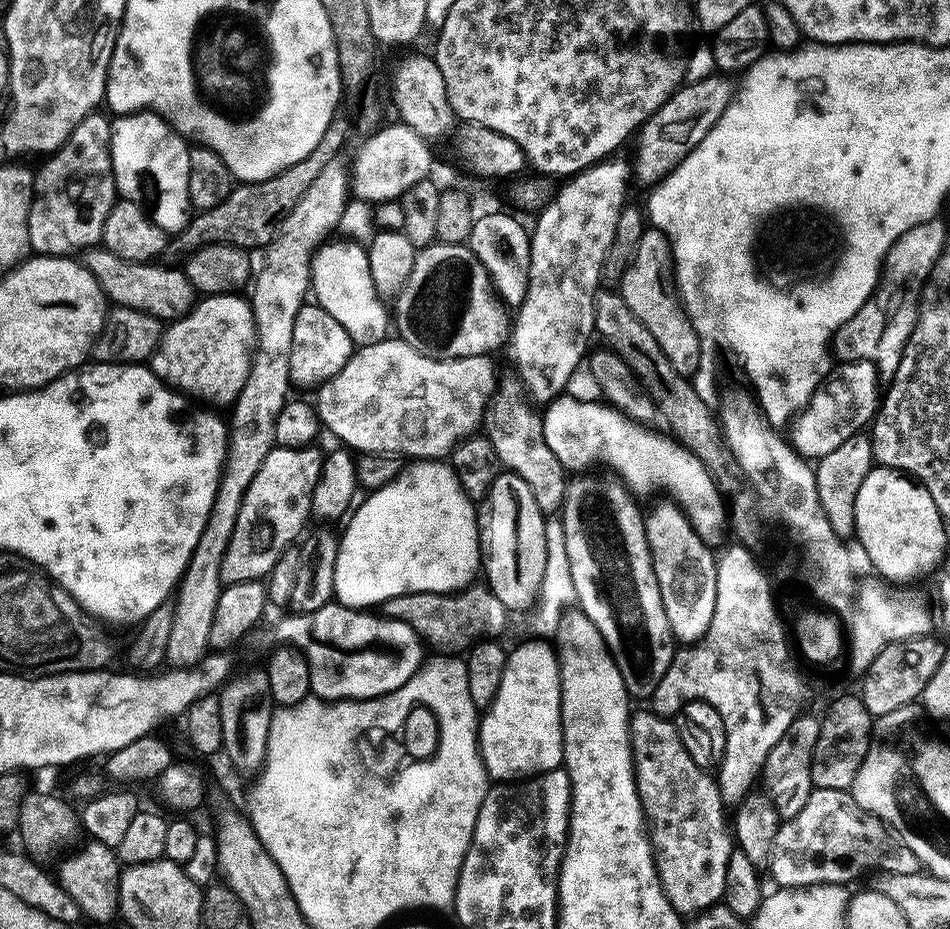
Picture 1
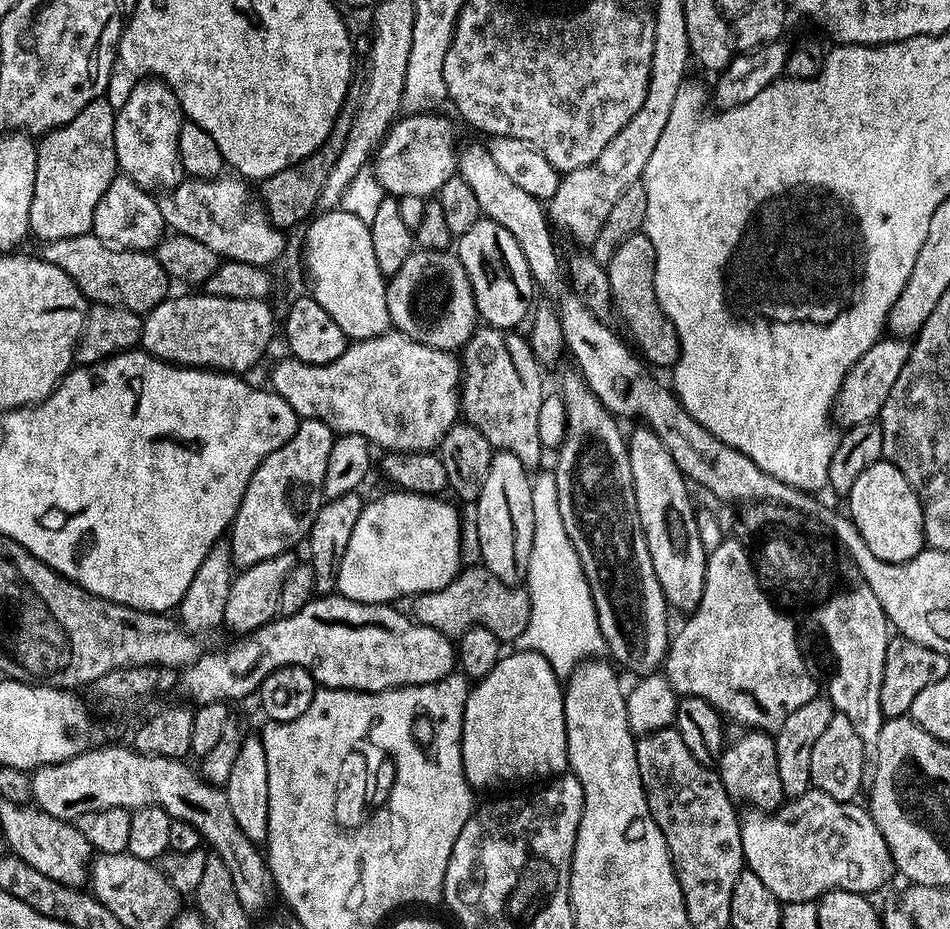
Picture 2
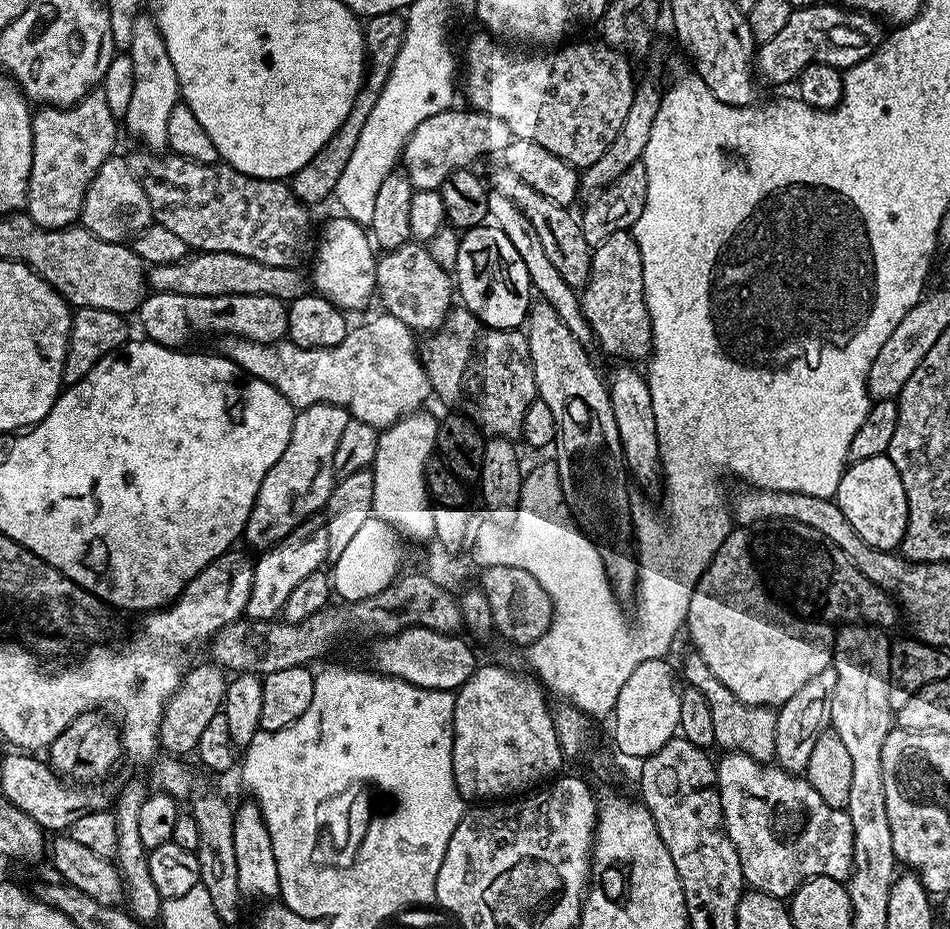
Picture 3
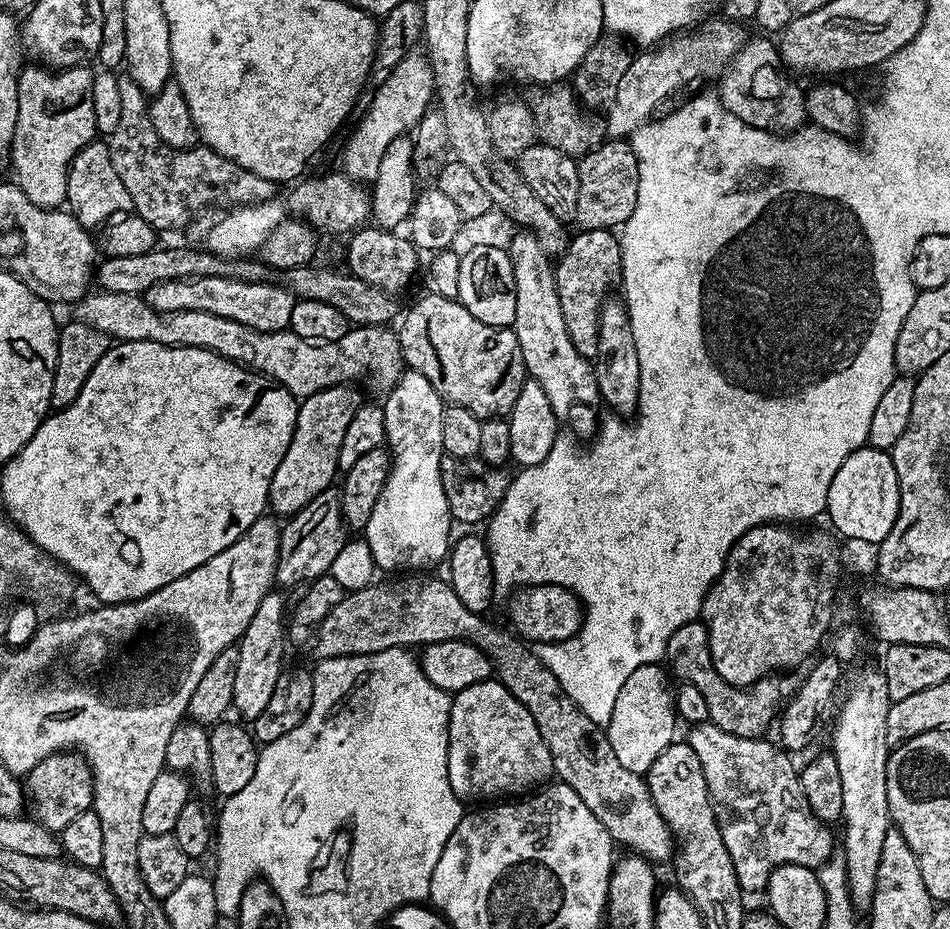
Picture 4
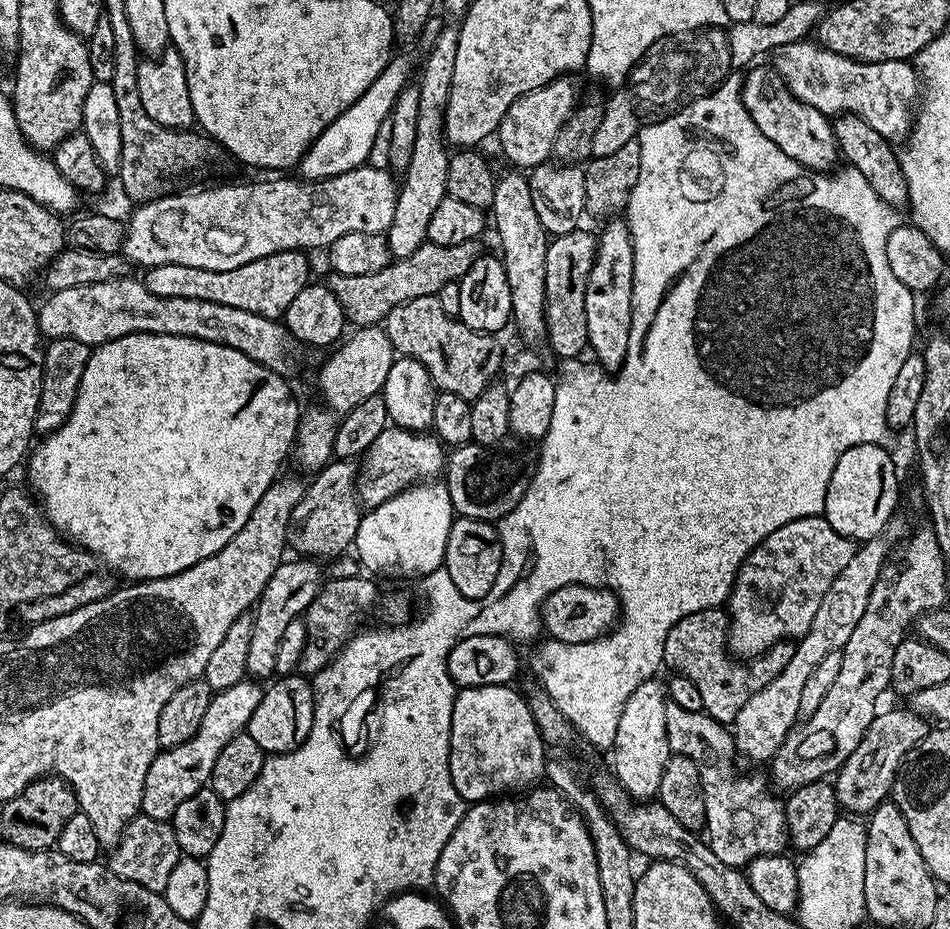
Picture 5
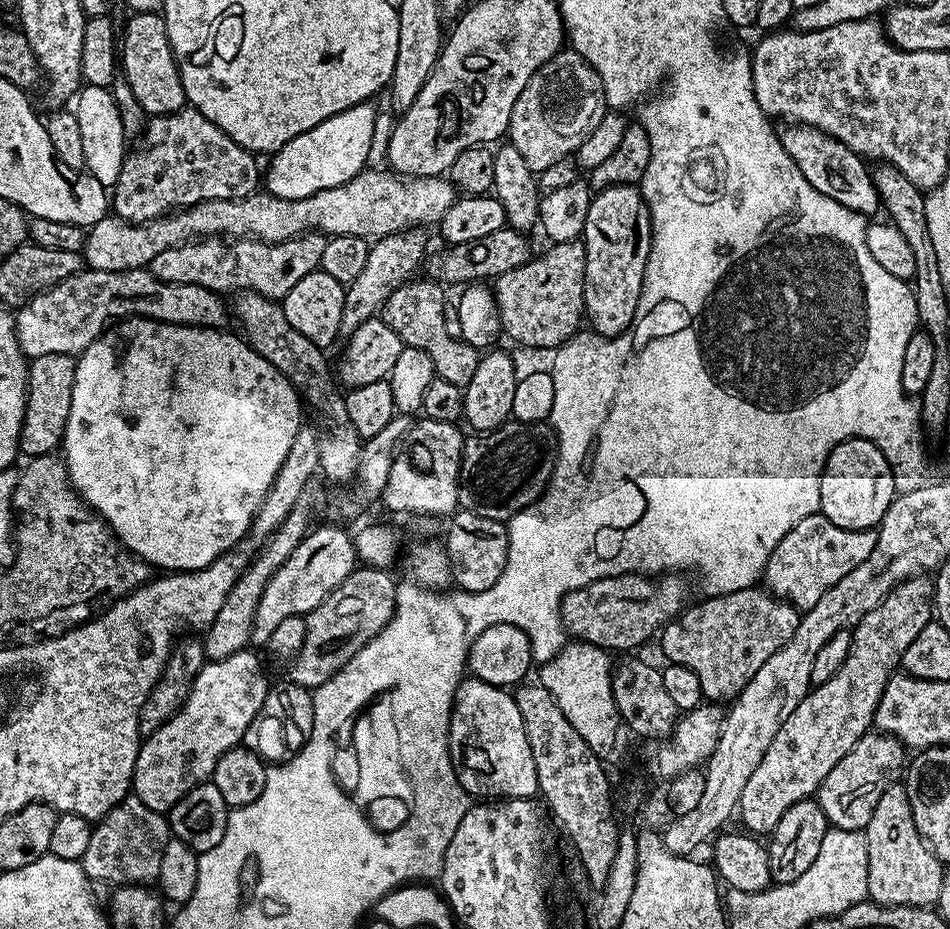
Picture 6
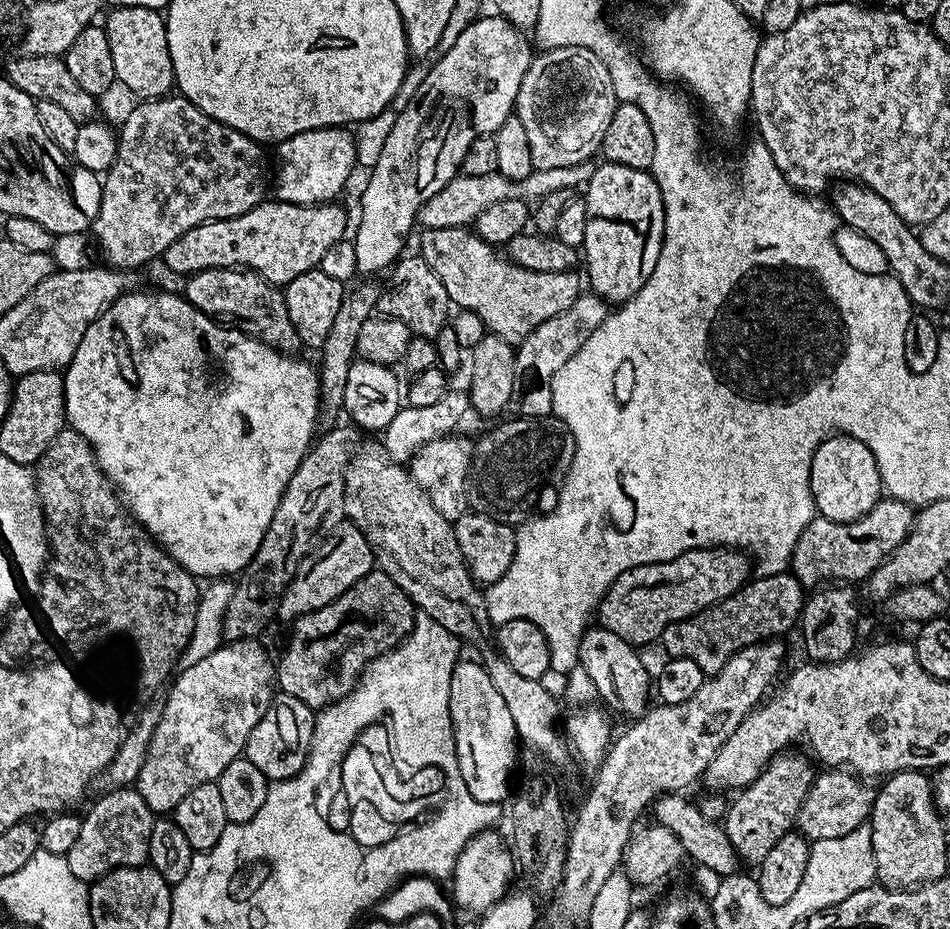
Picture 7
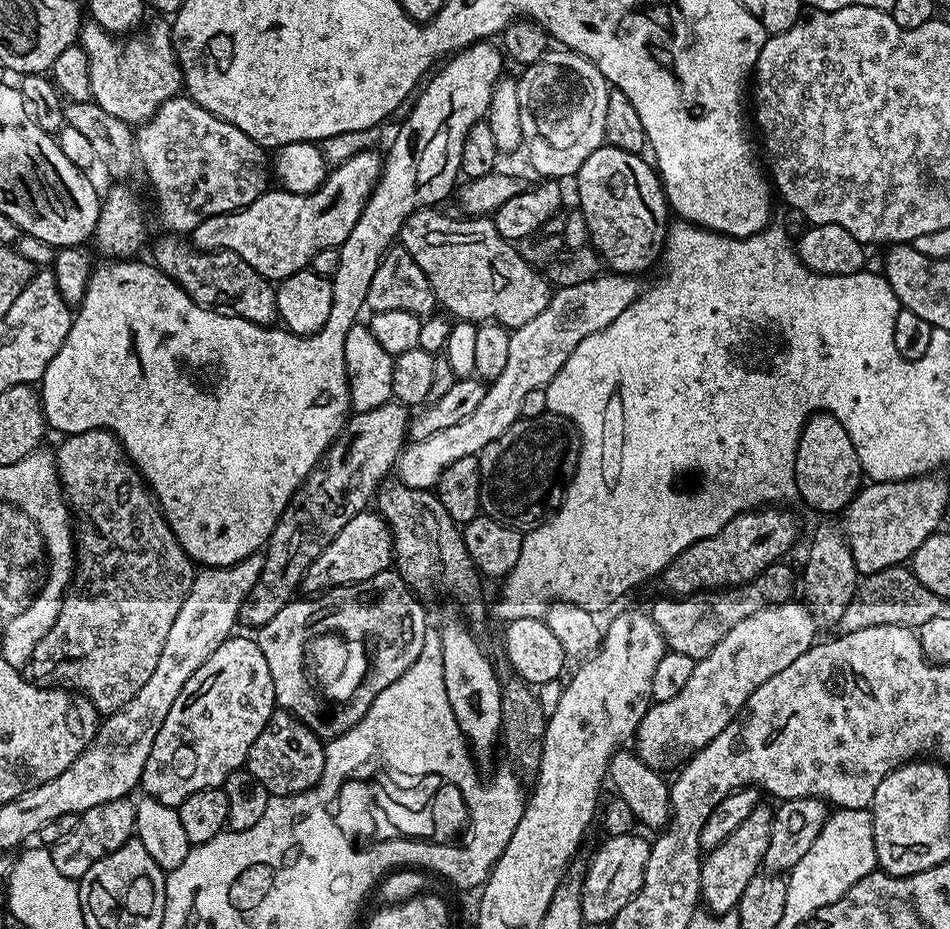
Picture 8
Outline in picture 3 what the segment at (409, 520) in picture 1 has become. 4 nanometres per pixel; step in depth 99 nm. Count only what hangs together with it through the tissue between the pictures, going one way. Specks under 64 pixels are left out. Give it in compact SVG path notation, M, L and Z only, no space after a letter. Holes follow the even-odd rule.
M377 518L365 522L354 534L354 539L348 543L346 550L335 557L333 568L330 568L330 583L335 595L341 601L351 602L365 600L390 586L397 576L401 575L400 563L404 560L402 537L386 521Z

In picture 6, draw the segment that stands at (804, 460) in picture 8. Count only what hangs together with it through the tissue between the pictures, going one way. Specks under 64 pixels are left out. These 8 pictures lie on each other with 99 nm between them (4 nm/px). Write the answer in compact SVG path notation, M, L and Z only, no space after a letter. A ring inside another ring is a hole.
M843 440L841 444L834 446L834 450L828 455L828 461L824 464L824 473L820 476L820 512L830 522L834 522L834 526L842 526L851 532L875 529L897 495L896 476L886 462L882 450L878 450L874 442Z

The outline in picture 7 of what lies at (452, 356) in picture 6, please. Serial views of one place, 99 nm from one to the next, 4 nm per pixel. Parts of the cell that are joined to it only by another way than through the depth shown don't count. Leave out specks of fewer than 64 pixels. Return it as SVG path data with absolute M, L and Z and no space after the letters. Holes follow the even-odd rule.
M418 254L401 255L392 265L390 275L393 276L392 285L381 291L376 312L381 316L389 316L392 320L400 320L413 337L435 338L446 327L450 320L450 301L446 294L446 286L438 279L438 274L426 266L426 262Z

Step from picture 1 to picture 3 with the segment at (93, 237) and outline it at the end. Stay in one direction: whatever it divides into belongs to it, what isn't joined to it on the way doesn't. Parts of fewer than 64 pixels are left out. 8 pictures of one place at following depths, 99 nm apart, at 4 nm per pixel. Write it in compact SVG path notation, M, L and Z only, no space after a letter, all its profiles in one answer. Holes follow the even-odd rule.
M93 90L69 108L44 106L33 115L34 154L26 215L39 228L66 228L80 219L82 202L94 174L117 151L118 118L106 102L102 90Z

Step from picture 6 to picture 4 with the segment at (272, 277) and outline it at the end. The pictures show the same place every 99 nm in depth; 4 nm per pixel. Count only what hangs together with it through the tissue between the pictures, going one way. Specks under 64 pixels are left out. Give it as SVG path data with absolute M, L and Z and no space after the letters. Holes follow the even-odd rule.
M203 276L193 280L163 280L158 282L158 286L150 286L150 290L142 295L156 312L208 310L259 332L283 332L288 328L290 314L294 314L297 299L283 283L272 283L268 280L242 282L225 276Z

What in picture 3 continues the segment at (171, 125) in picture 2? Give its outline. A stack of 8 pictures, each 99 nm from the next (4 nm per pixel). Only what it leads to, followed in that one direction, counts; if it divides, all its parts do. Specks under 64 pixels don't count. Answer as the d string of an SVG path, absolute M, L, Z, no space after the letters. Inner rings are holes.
M141 14L134 22L133 41L126 55L132 59L132 93L122 118L123 127L125 124L129 134L141 140L145 149L167 149L166 122L170 122L170 110L174 110L180 100L180 87L174 74L174 62L170 62L162 34L151 15Z

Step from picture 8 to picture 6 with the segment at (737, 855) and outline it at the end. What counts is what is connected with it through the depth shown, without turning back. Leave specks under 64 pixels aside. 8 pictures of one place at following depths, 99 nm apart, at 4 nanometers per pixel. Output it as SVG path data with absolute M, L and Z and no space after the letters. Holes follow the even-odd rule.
M927 575L911 576L909 580L902 581L894 590L890 590L890 594L886 594L886 598L878 606L874 606L874 610L870 610L865 616L856 623L856 627L851 629L852 641L850 642L850 654L846 654L846 662L842 662L842 666L838 670L838 674L834 674L834 678L830 678L826 682L815 685L809 691L807 696L802 698L802 702L798 702L798 706L794 710L794 714L790 714L790 718L786 718L786 722L782 722L782 726L778 730L778 734L774 734L774 742L770 742L770 750L766 750L766 754L762 754L762 762L758 762L758 770L754 770L754 774L750 774L750 782L746 782L746 787L742 789L742 798L738 809L738 820L745 824L743 827L752 834L771 834L776 829L778 822L782 818L782 814L786 814L786 810L790 810L790 806L794 806L794 802L806 800L815 797L820 790L820 783L826 778L826 774L830 774L830 770L834 770L834 766L838 766L838 762L842 762L842 758L846 758L846 754L850 754L850 750L854 750L854 746L861 738L868 735L873 727L876 719L876 707L882 698L882 694L886 690L886 686L890 682L890 678L897 669L900 668L900 656L906 654L906 646L910 646L910 642L914 642L914 638L921 632L922 626L933 623L934 613L932 611L932 580Z

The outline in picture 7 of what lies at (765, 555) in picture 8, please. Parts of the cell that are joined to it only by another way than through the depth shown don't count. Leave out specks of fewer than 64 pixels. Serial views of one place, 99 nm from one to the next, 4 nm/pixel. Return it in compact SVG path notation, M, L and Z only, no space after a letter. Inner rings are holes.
M732 546L692 548L678 554L678 558L634 566L618 574L616 581L600 598L598 624L606 630L614 630L618 638L633 646L648 644L651 640L656 642L666 626L733 596L749 579L750 560L743 551Z

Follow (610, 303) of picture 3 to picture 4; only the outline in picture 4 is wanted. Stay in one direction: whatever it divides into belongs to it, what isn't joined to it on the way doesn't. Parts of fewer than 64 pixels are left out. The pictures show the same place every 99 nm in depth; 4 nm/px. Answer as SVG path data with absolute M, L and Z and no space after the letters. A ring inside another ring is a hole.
M607 228L577 233L569 239L567 250L554 264L558 302L562 306L562 318L566 318L570 342L574 342L578 354L592 358L598 350L598 322L601 307L609 295L608 283L621 275L620 242L617 233Z

